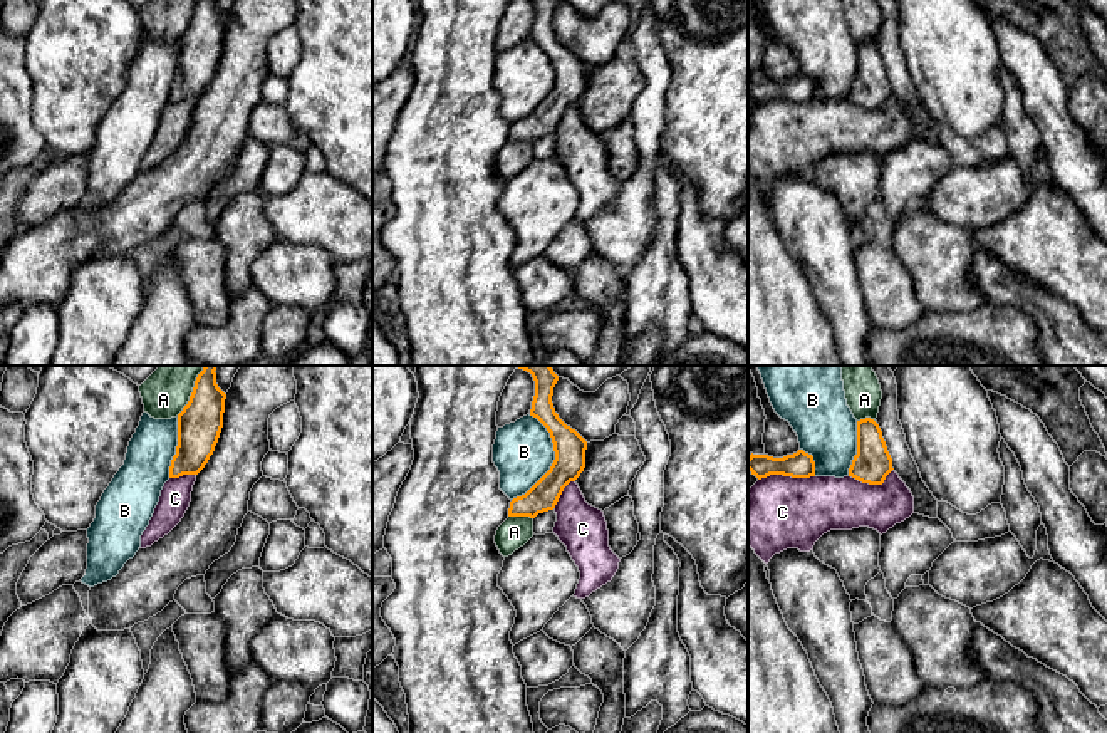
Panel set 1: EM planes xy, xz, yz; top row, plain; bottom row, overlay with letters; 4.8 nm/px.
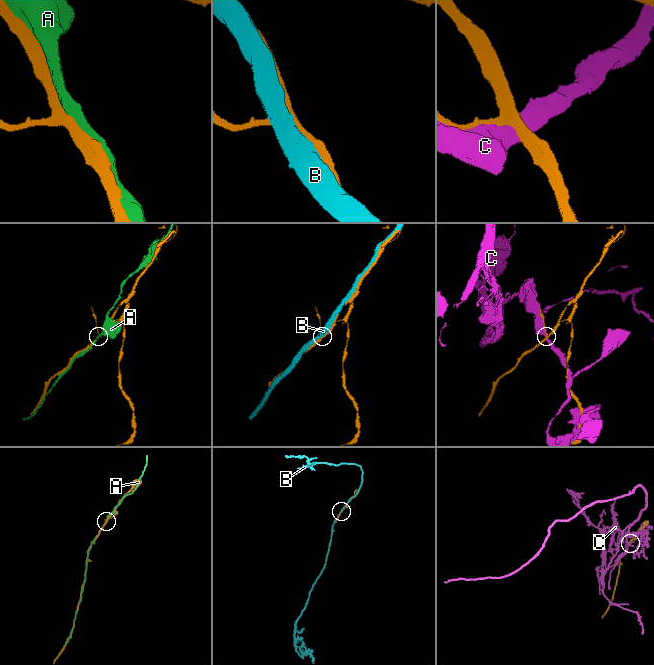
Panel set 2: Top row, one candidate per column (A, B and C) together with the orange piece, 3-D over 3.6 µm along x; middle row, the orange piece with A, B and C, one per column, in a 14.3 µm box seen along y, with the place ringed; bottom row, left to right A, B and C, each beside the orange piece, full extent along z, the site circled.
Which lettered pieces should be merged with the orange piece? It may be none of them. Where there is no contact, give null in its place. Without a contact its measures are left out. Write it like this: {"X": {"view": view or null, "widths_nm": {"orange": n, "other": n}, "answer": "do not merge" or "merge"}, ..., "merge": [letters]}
{"A": {"view": "xy", "widths_nm": {"orange": 220, "other": 200}, "answer": "do not merge"}, "B": {"view": "xz", "widths_nm": {"orange": 150, "other": 280}, "answer": "merge"}, "C": {"view": "yz", "widths_nm": {"orange": 130, "other": 360}, "answer": "do not merge"}, "merge": ["B"]}

